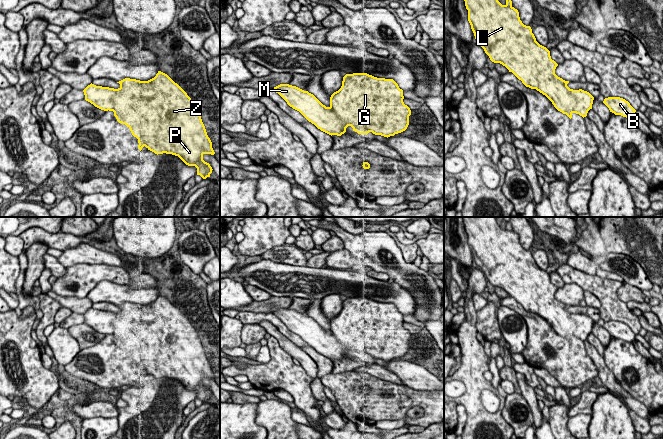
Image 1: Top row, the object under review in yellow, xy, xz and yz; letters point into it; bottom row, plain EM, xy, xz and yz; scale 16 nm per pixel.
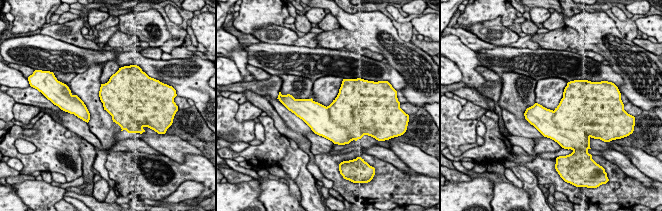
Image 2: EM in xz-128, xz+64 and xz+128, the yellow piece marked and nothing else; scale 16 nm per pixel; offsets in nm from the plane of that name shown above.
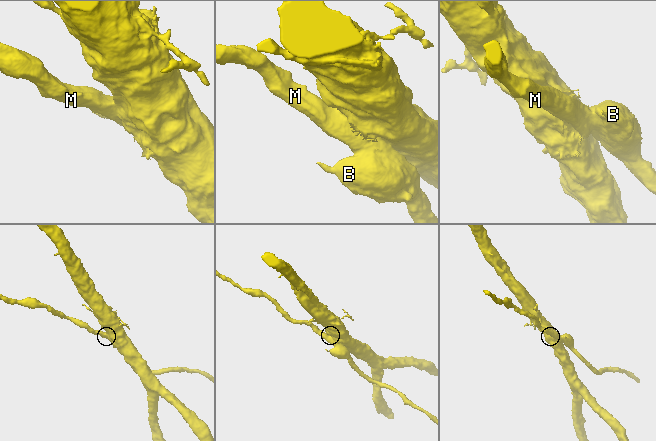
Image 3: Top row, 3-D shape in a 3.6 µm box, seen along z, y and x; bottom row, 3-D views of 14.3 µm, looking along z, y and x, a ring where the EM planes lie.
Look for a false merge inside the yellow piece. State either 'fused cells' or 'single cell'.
fused cells

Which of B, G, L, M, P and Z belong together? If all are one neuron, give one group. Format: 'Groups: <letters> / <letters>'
Groups: B M / G L P Z

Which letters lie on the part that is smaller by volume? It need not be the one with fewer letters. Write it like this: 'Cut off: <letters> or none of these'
Cut off: B, M

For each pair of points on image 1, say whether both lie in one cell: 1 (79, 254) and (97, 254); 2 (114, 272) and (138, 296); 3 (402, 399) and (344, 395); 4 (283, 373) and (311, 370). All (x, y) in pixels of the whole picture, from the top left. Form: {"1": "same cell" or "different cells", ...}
{"1": "same cell", "2": "different cells", "3": "same cell", "4": "different cells"}

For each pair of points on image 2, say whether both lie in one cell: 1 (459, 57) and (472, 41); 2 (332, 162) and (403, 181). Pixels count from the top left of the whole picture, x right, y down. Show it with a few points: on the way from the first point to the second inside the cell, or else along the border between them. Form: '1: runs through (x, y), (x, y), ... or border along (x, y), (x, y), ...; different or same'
1: border along (450, 33), (454, 34), (475, 52); different
2: runs through (341, 182), (348, 189), (379, 189), (383, 187); same

